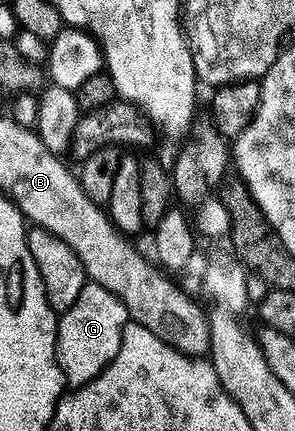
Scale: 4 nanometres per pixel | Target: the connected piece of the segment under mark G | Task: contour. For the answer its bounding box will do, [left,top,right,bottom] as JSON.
[55,283,129,386]

